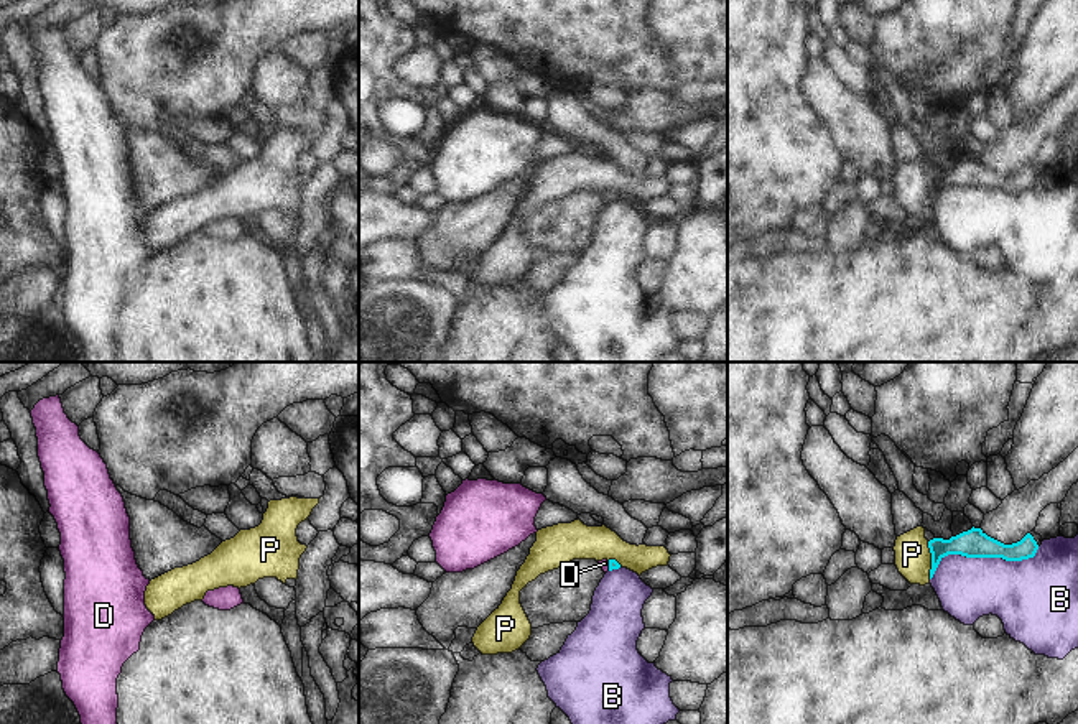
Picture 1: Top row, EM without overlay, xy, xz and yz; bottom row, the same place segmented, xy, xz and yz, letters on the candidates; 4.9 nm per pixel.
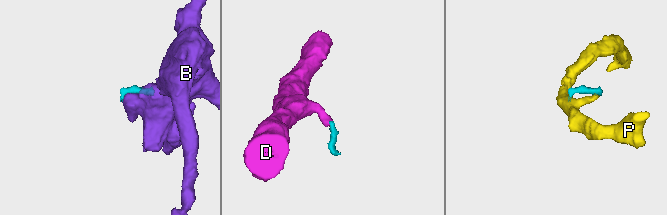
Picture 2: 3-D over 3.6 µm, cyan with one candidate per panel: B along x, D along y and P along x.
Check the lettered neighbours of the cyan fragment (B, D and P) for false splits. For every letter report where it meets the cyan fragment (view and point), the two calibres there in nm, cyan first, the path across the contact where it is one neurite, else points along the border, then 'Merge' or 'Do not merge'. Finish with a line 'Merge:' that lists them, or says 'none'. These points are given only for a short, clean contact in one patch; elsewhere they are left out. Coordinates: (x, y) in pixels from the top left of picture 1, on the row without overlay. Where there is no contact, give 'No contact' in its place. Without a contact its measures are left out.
B: Touches cyan at yz (981, 188). Thickness 140 nm (cyan) against 300 nm. Do not merge
D: Touches cyan at xz (609, 198). Thickness 50 nm (cyan) against 50 nm. Path across: xz (613, 196), (609, 198), (604, 194). Merge
P: Touches cyan at yz (932, 191). Thickness 140 nm (cyan) against 180 nm. Boundary: yz (927, 173), (930, 209). Do not merge
Merge: D.

